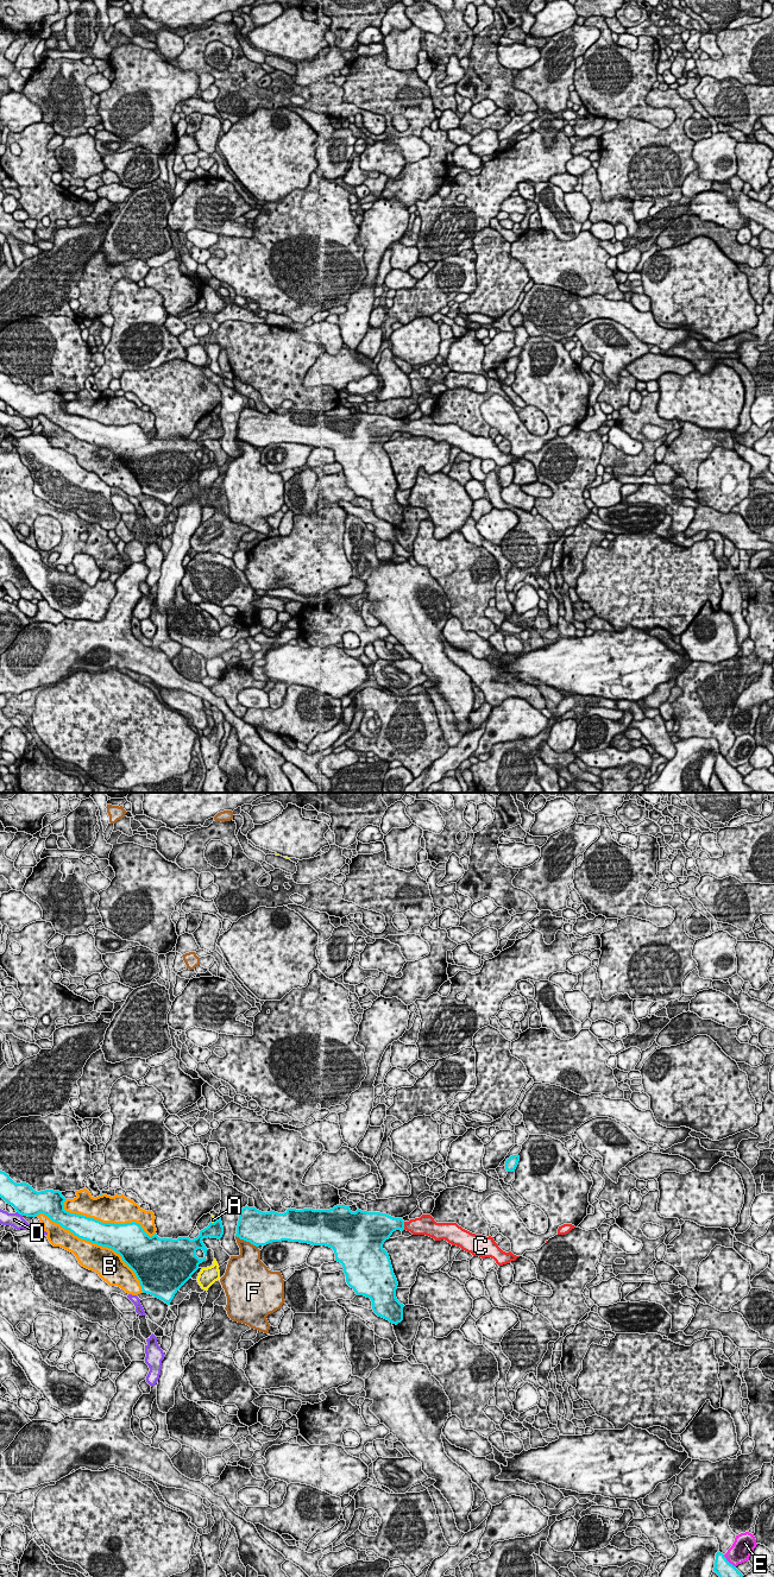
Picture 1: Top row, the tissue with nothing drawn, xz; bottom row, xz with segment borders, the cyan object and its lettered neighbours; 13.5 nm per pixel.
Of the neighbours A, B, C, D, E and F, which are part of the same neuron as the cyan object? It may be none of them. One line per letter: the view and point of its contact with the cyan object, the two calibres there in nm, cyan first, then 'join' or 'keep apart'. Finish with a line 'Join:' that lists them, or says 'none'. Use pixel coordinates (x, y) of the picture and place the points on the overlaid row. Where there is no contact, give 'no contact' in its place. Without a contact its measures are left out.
A: meets cyan in xz at (214, 1222); 220 nm thick on the cyan side, 50 nm on the other; keep apart
B: meets cyan in xz at (96, 1243); 340 nm thick on the cyan side, 380 nm on the other; keep apart
C: meets cyan in xz at (403, 1225); 280 nm thick on the cyan side, 240 nm on the other; join
D: meets cyan in xz at (19, 1213); 380 nm thick on the cyan side, 190 nm on the other; keep apart
E: meets cyan in xz at (728, 1562); 220 nm thick on the cyan side, 280 nm on the other; keep apart
F: meets cyan in xz at (246, 1241); 460 nm thick on the cyan side, 280 nm on the other; keep apart
Join: C

